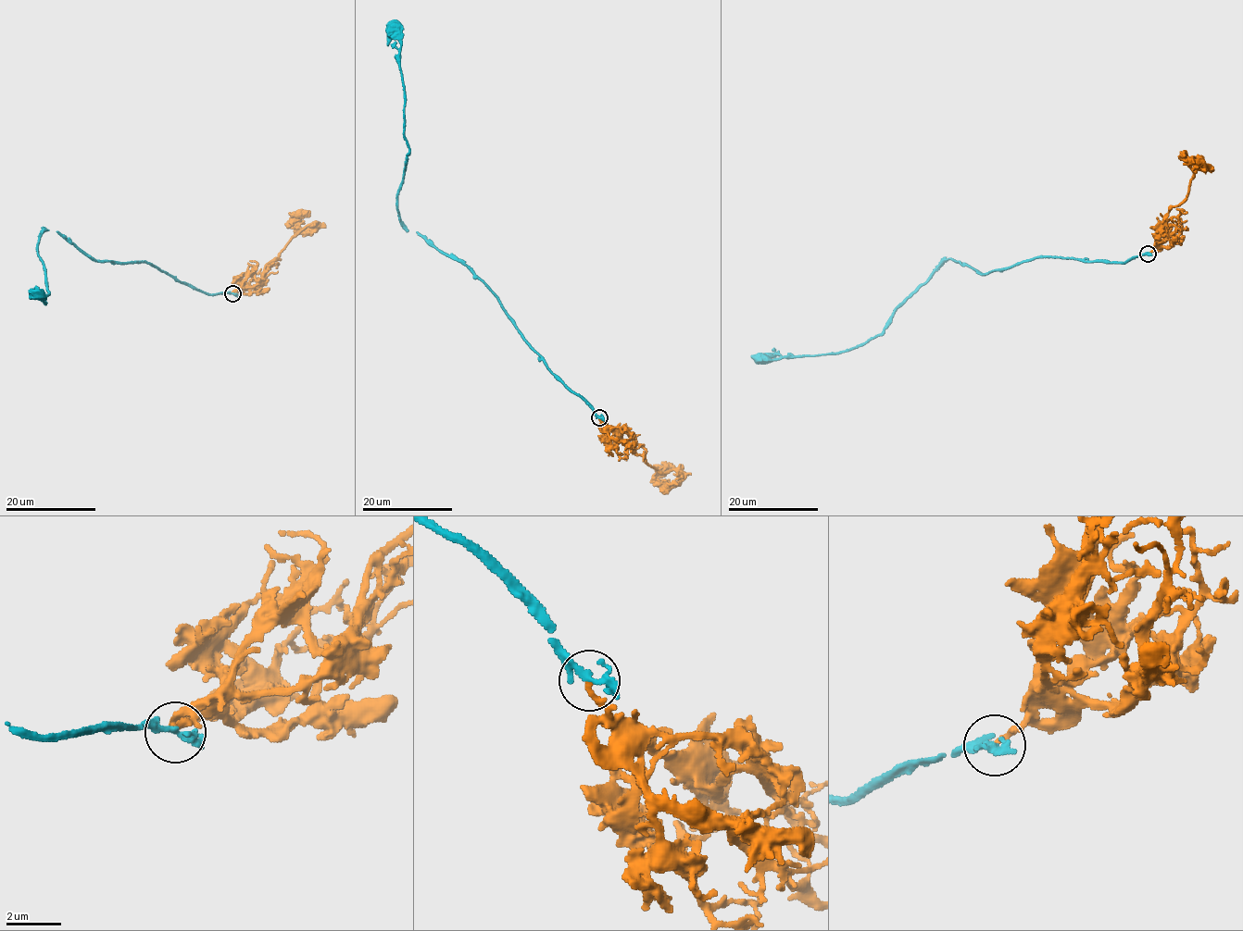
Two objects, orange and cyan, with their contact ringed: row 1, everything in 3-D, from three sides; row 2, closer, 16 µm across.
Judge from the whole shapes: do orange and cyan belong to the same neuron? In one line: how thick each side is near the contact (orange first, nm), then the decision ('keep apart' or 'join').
calibres 180 and 160 nm; join

